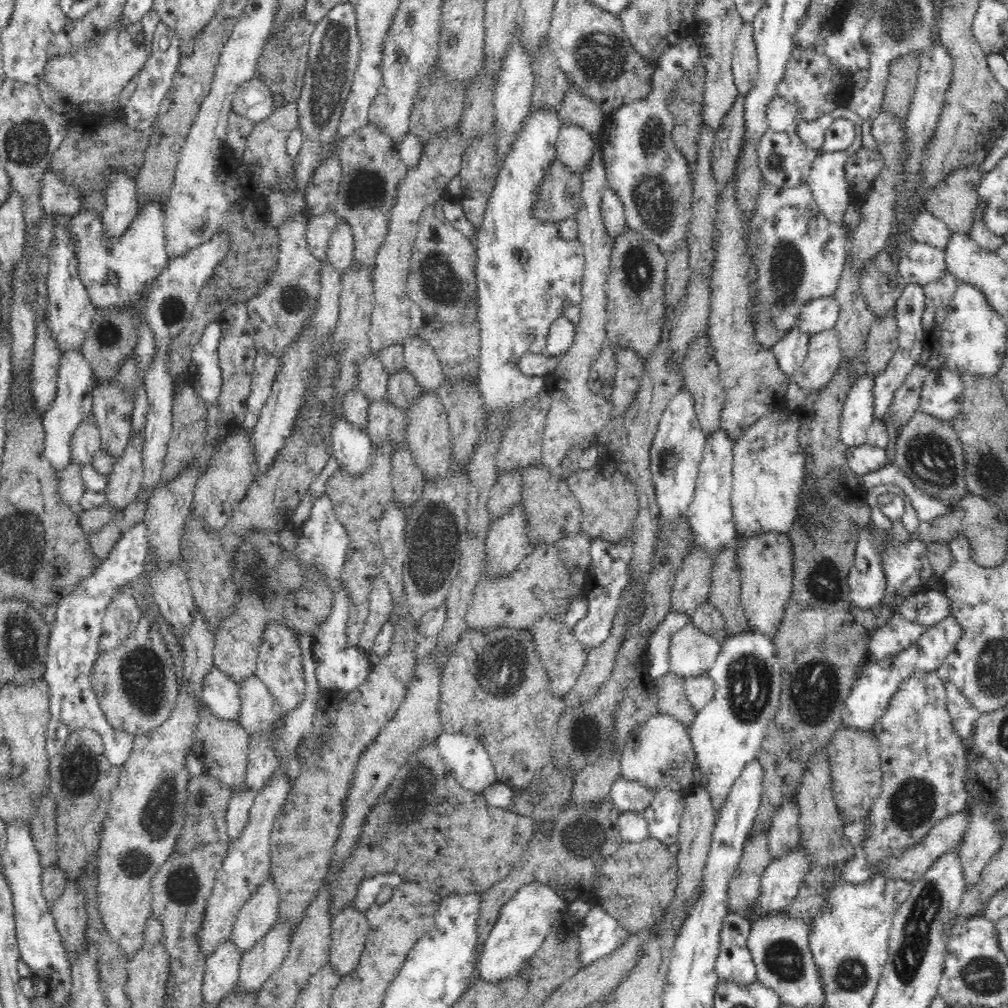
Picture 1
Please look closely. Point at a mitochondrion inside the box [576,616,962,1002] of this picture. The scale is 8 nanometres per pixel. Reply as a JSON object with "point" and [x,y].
{"point":[922,918]}

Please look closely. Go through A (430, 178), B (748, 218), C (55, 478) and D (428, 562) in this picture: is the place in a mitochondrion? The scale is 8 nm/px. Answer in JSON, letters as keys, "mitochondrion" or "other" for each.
{"A":"other","B":"other","C":"other","D":"mitochondrion"}

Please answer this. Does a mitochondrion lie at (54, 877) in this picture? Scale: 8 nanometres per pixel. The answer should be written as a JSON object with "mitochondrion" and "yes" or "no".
{"mitochondrion":"no"}

